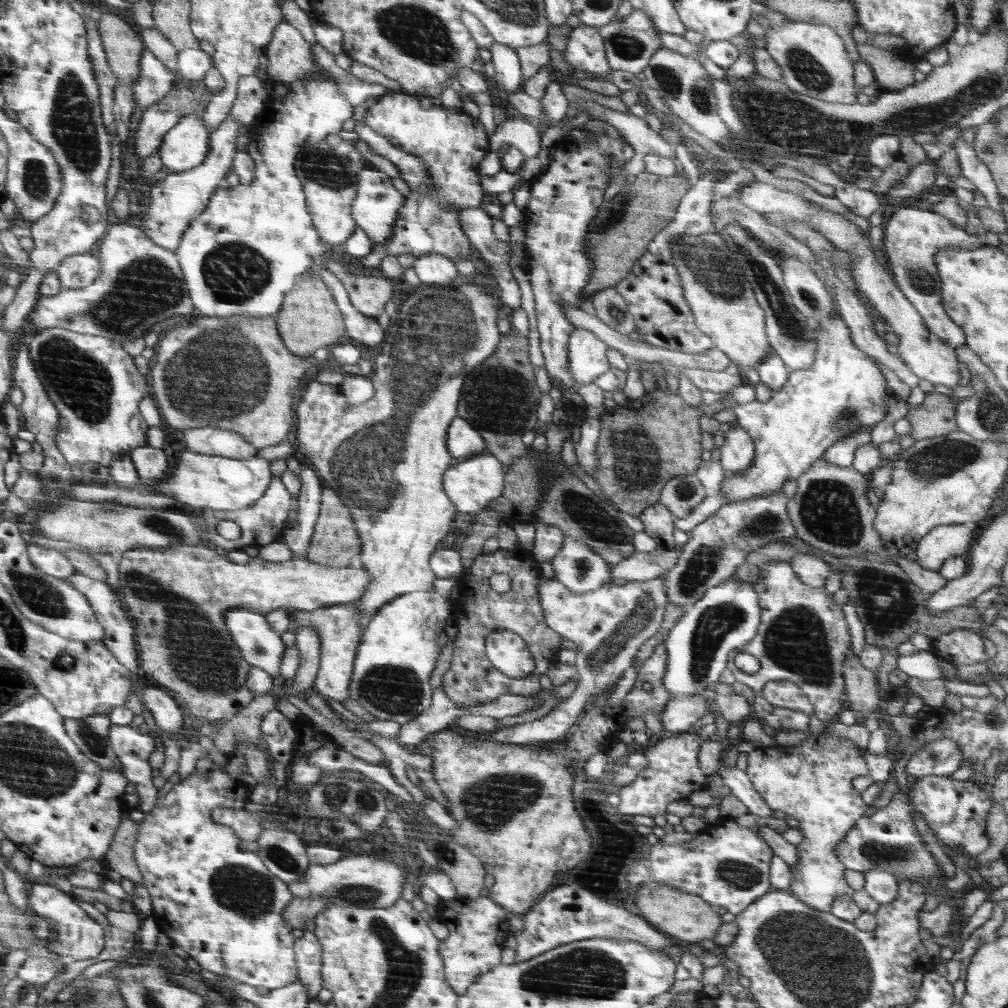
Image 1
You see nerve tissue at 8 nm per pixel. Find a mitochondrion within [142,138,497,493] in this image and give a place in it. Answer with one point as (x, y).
(224, 374)

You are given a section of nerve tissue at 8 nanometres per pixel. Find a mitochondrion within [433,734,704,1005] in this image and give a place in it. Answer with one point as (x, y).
(587, 973)

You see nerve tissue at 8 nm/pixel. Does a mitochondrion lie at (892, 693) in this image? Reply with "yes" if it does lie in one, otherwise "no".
no

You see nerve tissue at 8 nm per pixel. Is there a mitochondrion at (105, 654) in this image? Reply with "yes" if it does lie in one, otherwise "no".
no

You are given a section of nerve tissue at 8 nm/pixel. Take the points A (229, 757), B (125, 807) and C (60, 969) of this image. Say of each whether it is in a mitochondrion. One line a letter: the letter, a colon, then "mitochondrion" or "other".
A: other
B: other
C: other

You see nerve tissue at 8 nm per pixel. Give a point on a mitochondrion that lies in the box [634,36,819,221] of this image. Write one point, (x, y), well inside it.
(667, 79)

